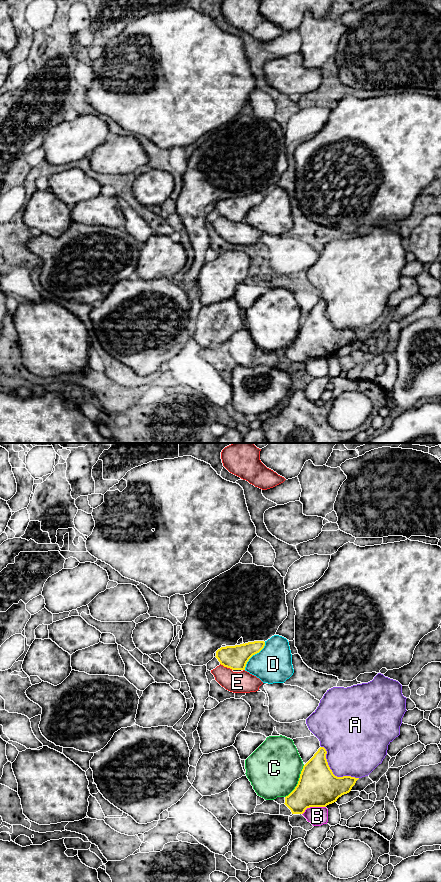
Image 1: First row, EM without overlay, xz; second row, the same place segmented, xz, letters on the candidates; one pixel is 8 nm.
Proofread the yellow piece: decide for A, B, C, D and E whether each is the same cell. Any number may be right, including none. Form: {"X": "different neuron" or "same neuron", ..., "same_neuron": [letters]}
{"A": "different neuron", "B": "different neuron", "C": "different neuron", "D": "different neuron", "E": "different neuron", "same_neuron": []}

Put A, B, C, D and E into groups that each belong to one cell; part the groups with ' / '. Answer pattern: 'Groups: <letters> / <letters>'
Groups: A / B / C / D / E

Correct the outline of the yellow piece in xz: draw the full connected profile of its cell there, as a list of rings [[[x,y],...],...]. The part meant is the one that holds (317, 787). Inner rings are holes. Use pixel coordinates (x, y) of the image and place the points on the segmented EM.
[[[320,747],[303,766],[295,789],[285,797],[285,805],[292,814],[303,814],[310,807],[326,807],[351,791],[359,778],[337,777],[330,769],[327,751]]]

